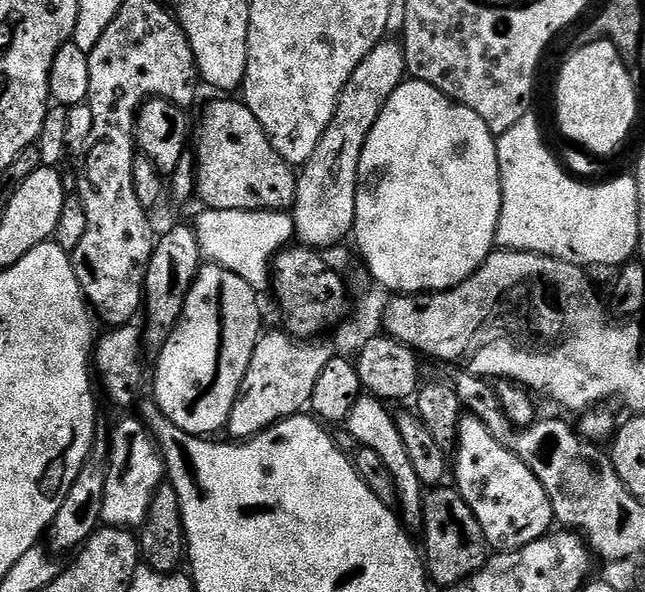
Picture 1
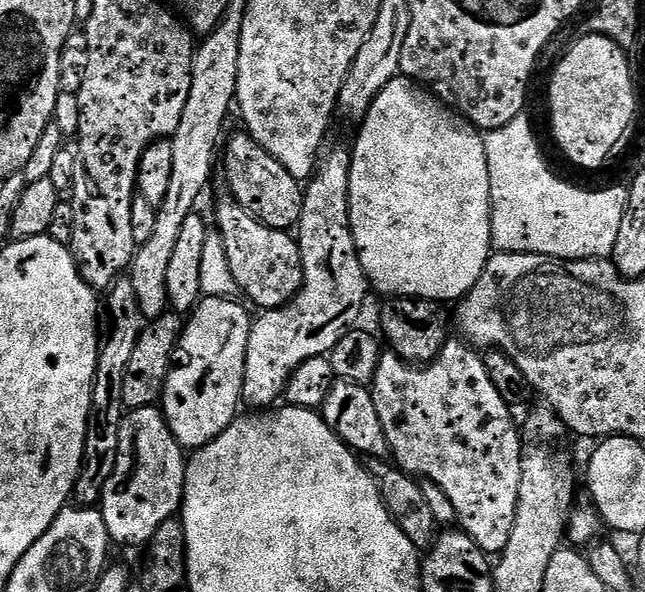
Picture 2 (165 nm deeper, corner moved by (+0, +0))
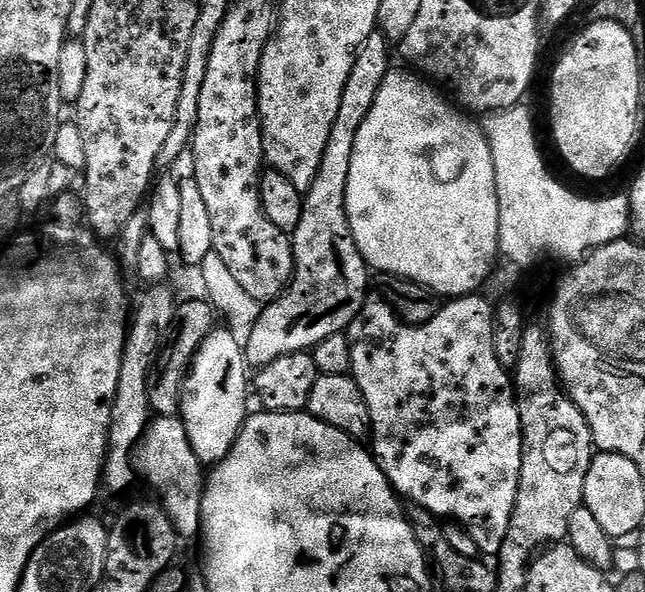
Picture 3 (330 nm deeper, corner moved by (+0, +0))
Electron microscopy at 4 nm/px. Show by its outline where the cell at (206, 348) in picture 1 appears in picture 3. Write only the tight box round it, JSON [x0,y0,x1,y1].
[179,327,250,466]

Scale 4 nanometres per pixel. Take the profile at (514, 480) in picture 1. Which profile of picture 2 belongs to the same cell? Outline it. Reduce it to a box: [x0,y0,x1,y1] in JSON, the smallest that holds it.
[370,339,522,554]

